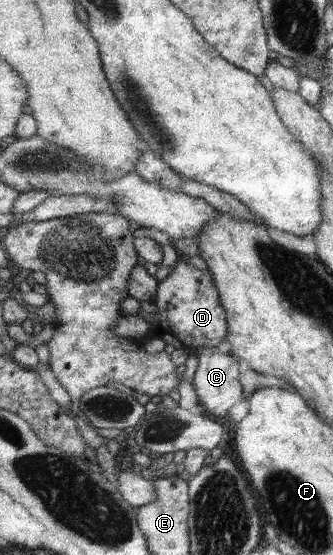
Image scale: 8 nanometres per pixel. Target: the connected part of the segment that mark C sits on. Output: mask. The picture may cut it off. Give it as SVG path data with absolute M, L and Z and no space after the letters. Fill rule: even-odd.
M216 347L197 353L198 366L192 386L207 417L225 417L229 407L241 401L241 385L237 381L237 357L219 352Z

